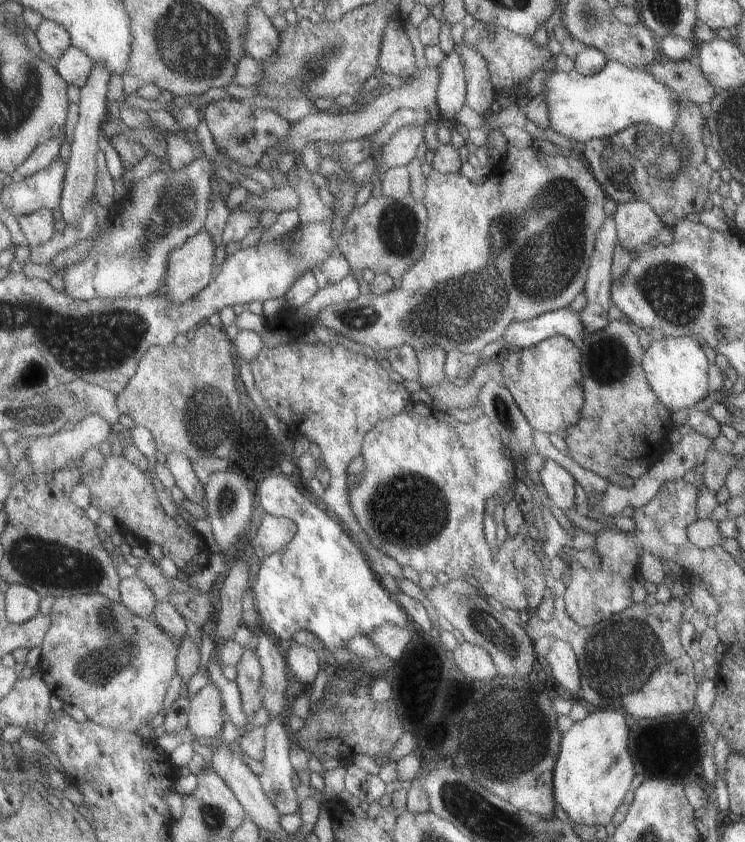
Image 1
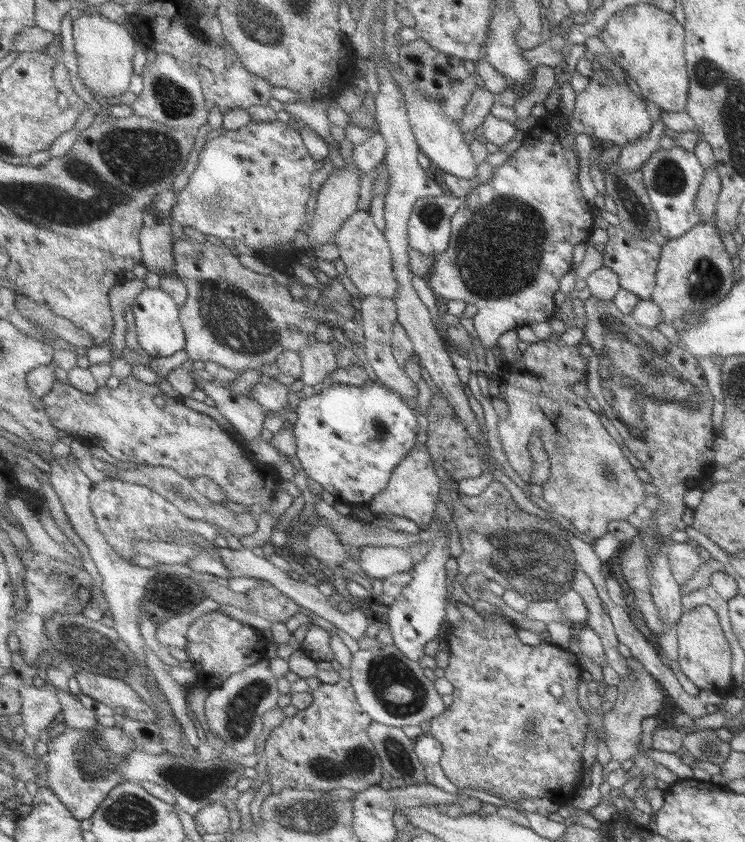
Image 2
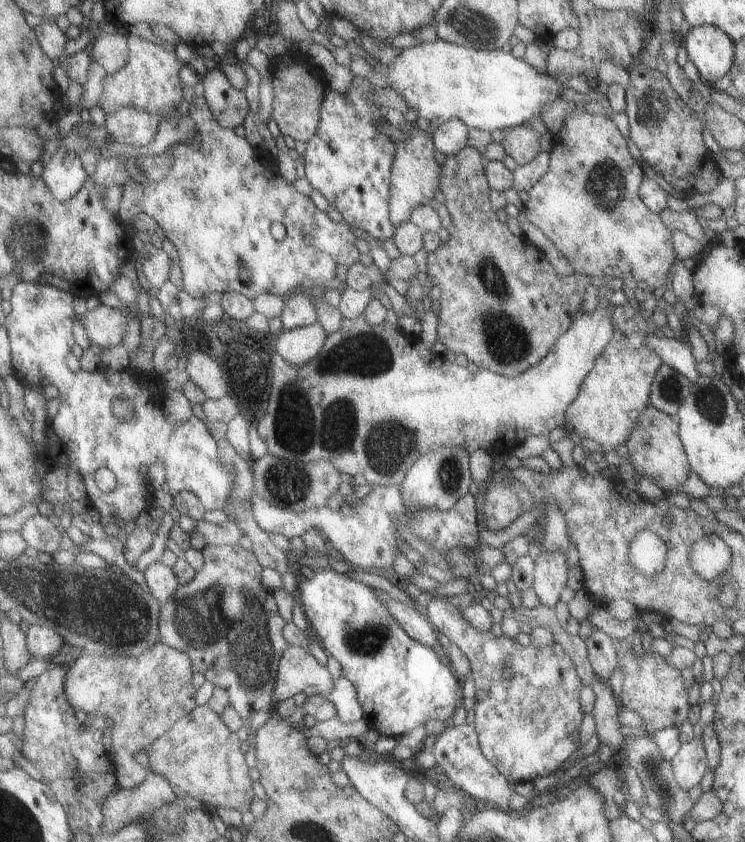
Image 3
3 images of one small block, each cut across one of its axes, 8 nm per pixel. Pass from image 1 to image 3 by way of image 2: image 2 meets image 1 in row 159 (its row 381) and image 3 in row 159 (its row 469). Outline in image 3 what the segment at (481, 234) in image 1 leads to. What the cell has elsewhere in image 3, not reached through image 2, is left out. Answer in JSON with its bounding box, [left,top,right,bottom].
[502,102,677,289]

